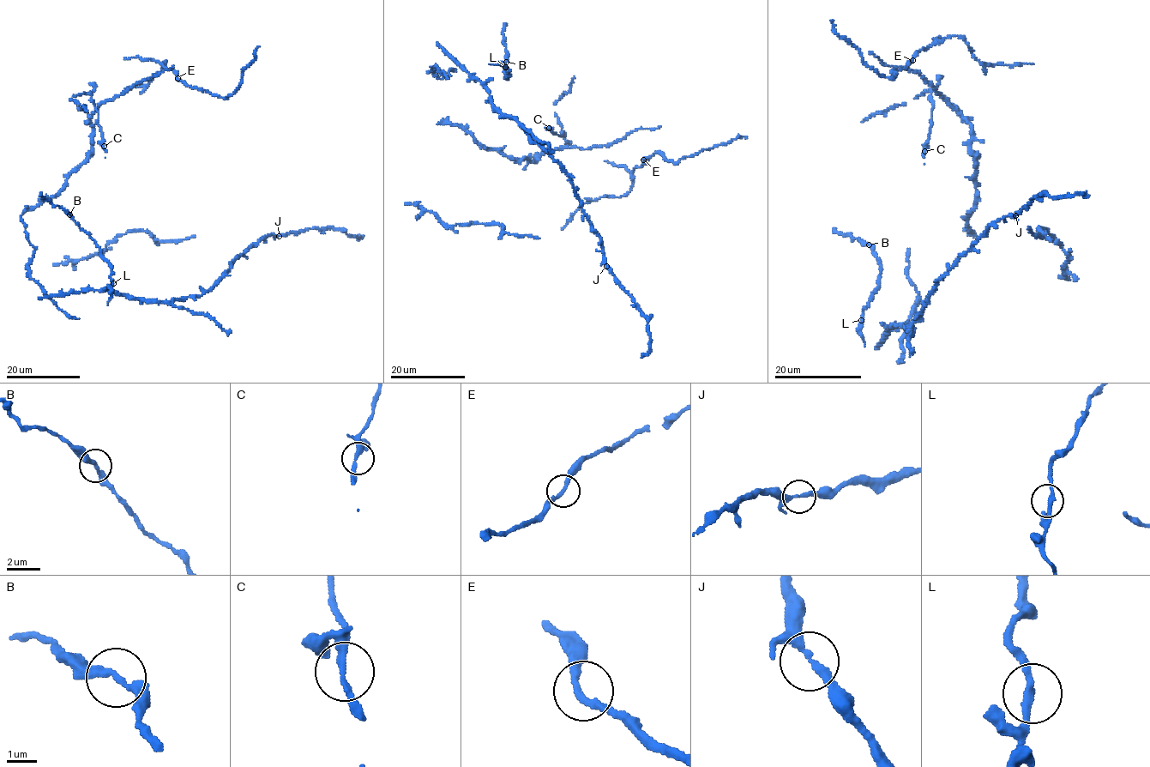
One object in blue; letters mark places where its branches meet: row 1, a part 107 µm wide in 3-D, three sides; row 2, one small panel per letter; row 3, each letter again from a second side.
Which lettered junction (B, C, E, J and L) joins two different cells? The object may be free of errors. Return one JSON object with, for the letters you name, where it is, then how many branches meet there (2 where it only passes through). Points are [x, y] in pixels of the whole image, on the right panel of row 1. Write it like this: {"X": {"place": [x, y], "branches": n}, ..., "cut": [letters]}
{"cut": []}

